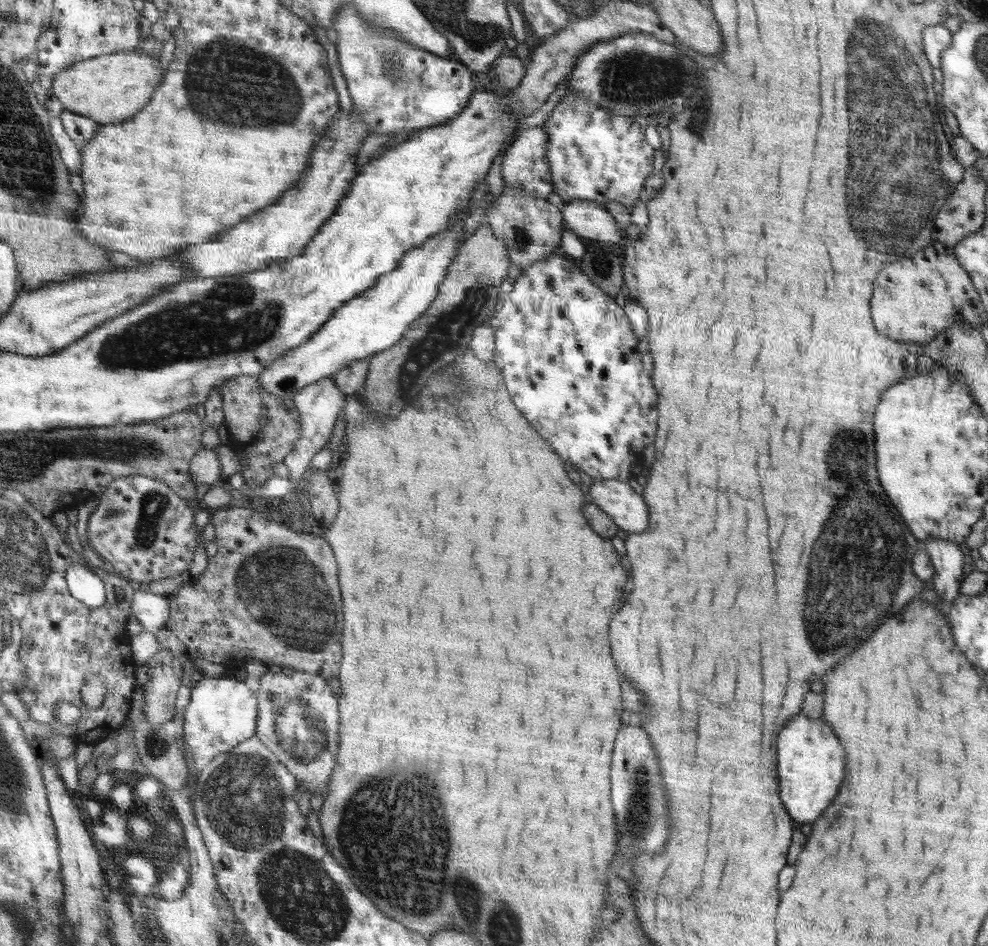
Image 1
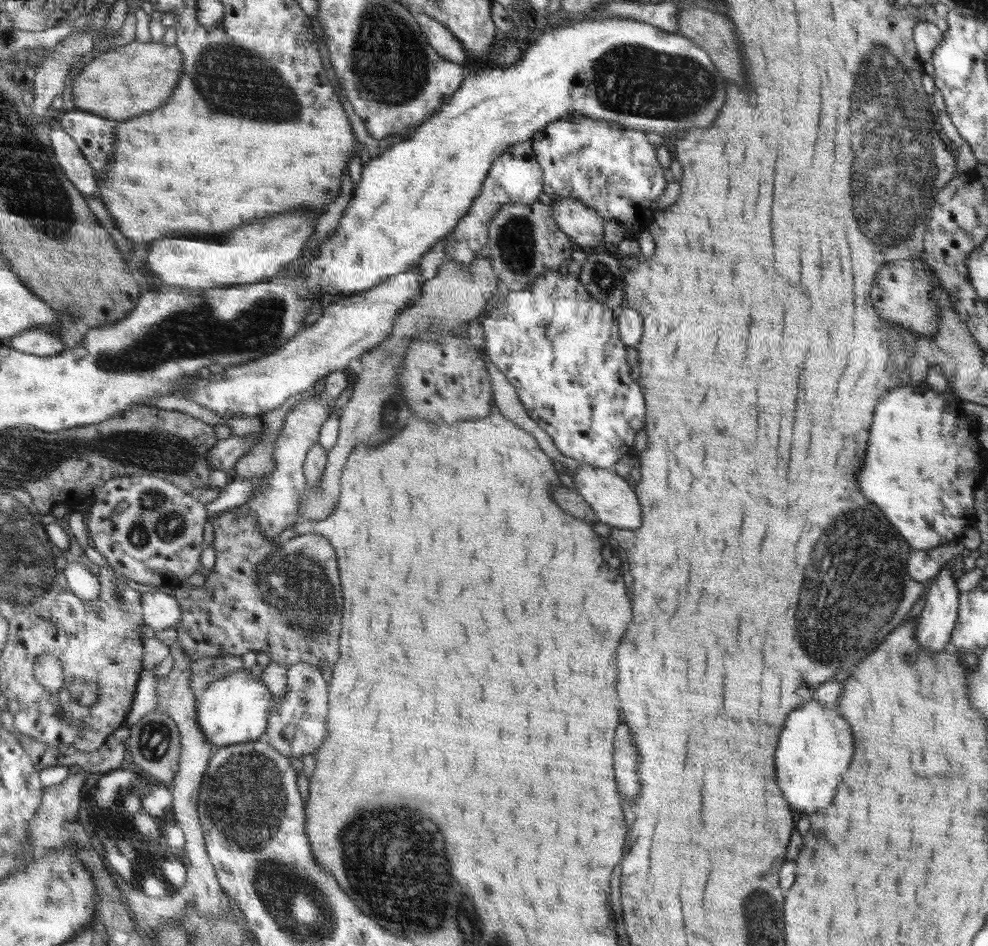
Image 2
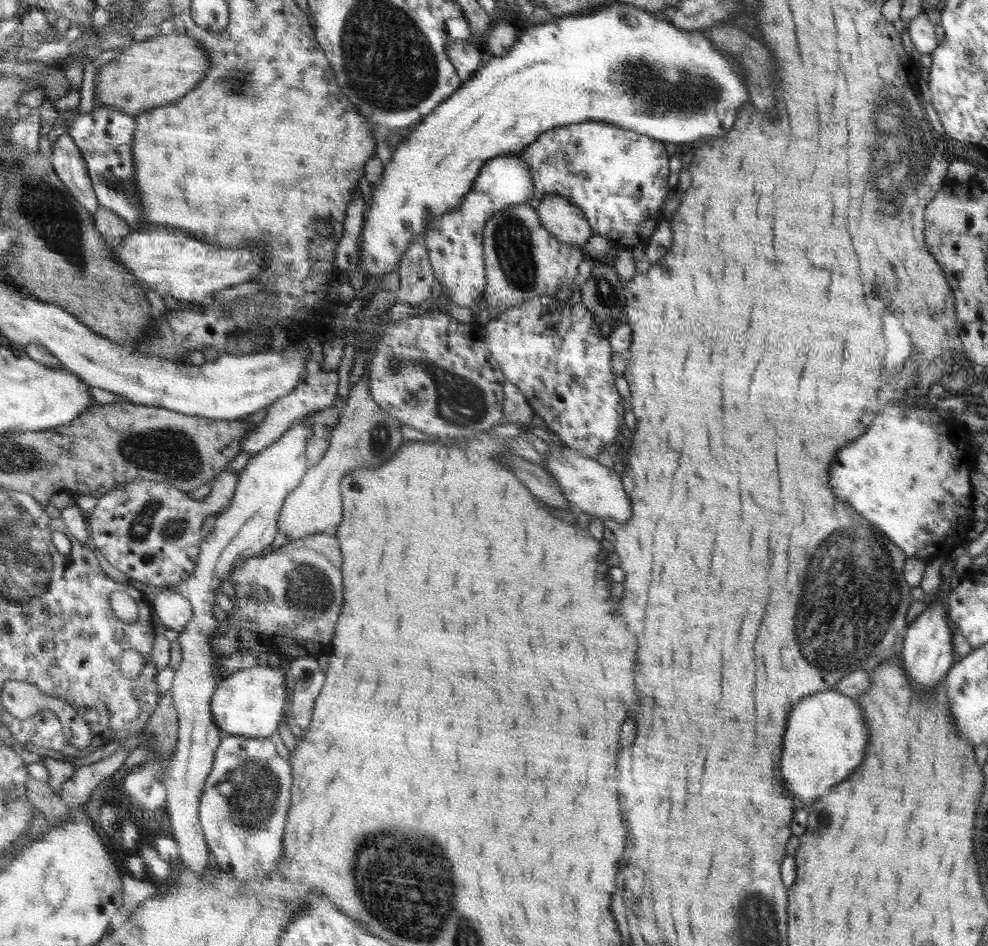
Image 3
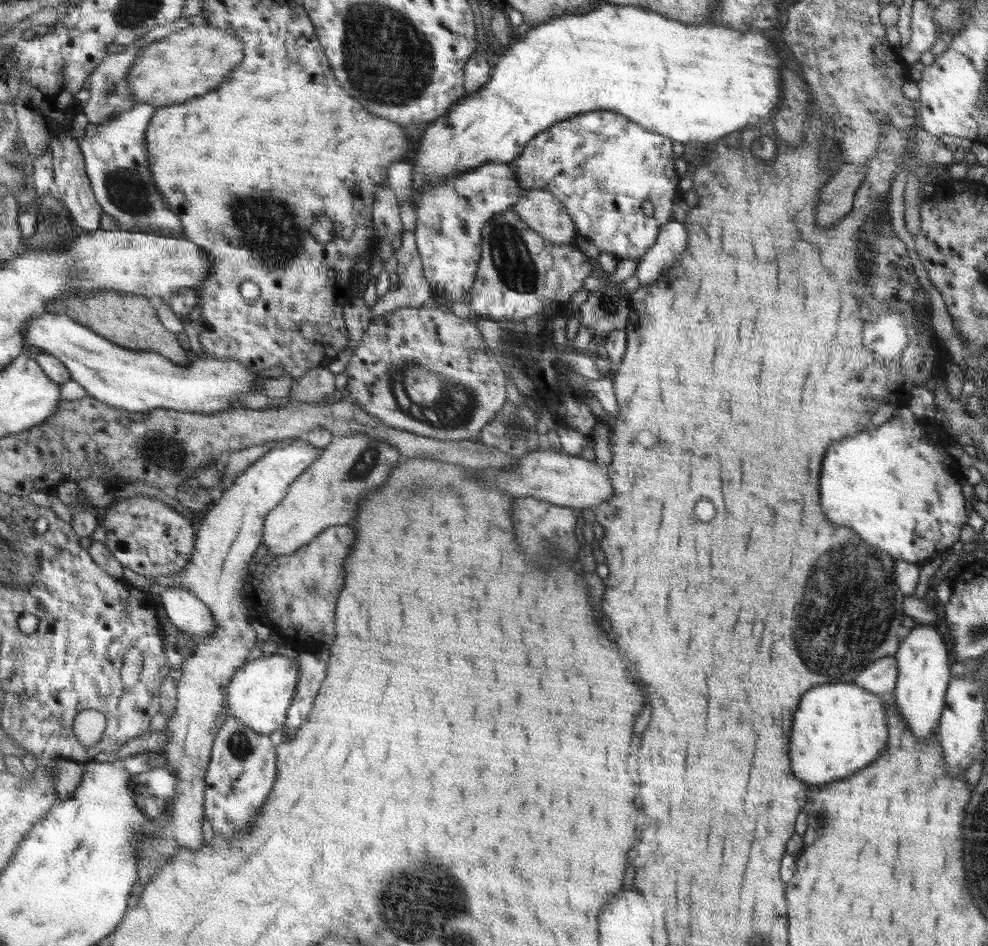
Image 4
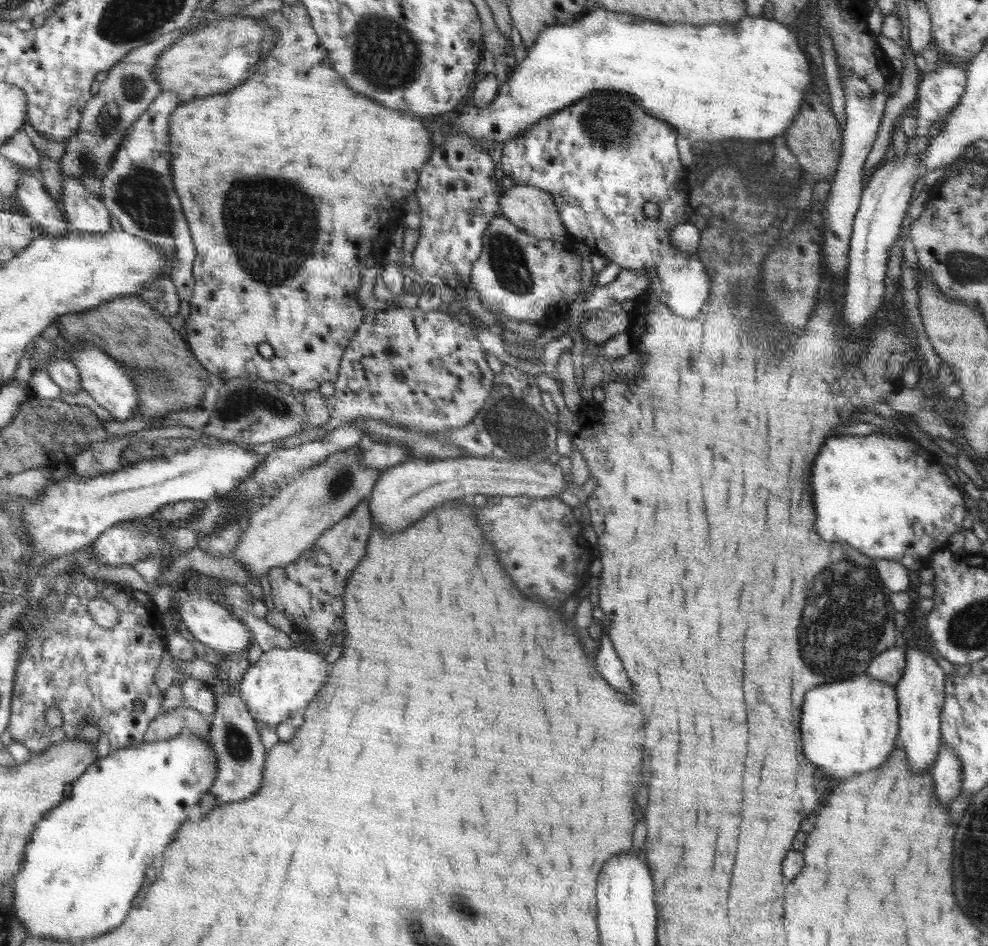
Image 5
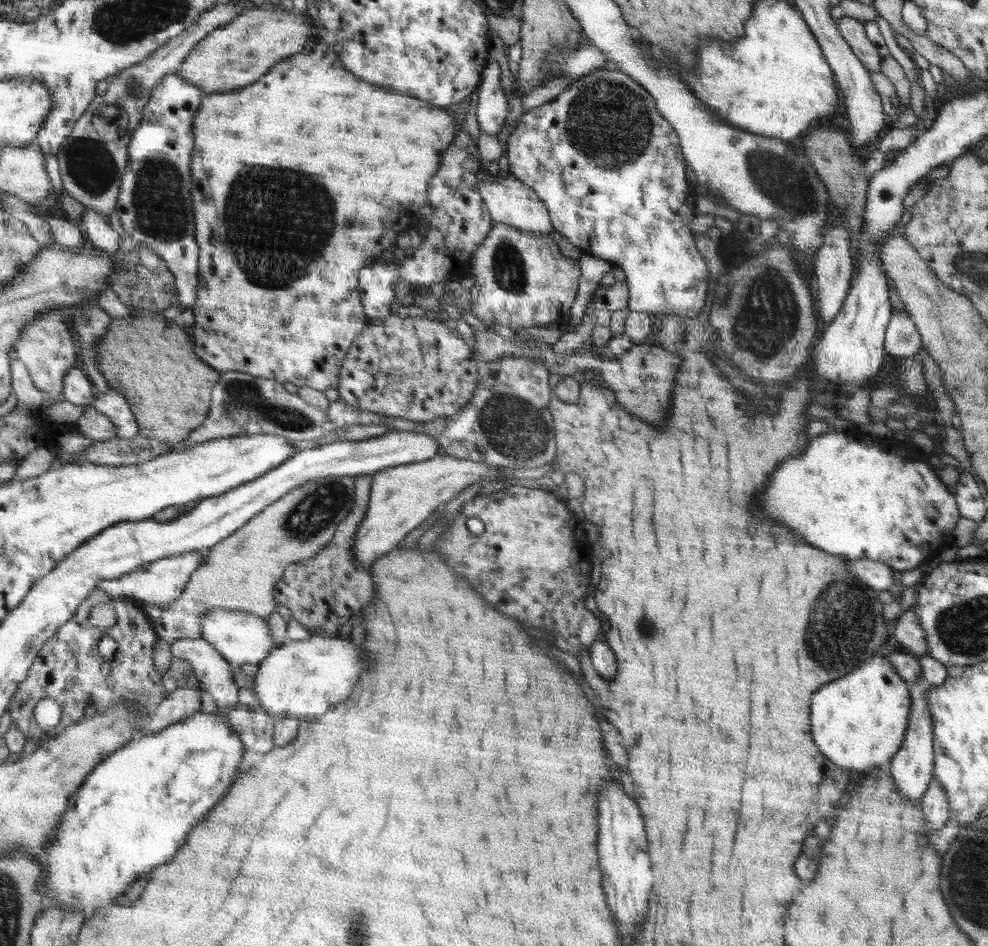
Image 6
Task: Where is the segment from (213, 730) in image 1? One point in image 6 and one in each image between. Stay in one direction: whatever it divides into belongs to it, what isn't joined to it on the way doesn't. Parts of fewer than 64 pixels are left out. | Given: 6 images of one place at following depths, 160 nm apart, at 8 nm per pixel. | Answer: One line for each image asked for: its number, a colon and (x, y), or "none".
2: (235, 709)
3: (250, 703)
4: (259, 695)
5: (282, 681)
6: (304, 679)

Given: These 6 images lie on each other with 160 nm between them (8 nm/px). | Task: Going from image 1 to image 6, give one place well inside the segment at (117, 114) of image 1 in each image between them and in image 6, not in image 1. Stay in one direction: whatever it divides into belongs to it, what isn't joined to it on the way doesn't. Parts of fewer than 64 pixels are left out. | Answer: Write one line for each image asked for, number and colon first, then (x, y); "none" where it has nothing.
2: (127, 82)
3: (157, 72)
4: (191, 62)
5: (221, 55)
6: (233, 56)

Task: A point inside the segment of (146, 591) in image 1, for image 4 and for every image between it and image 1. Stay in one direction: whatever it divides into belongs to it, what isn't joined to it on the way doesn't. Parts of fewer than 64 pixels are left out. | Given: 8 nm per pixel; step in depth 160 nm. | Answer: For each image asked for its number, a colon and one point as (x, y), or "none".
2: (162, 611)
3: (175, 612)
4: (187, 613)

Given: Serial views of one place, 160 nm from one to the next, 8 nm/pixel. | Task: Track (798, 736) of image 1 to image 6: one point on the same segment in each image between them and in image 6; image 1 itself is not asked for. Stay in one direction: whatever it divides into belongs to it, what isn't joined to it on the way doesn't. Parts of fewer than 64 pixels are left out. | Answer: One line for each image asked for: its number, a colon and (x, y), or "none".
2: (816, 748)
3: (827, 736)
4: (840, 728)
5: (850, 726)
6: (860, 720)

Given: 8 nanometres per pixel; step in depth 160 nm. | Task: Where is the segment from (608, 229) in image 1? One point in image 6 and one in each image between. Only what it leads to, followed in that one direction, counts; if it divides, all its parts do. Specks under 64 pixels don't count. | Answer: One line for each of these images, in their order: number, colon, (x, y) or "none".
2: (583, 224)
3: (567, 222)
4: (545, 213)
5: (533, 209)
6: (509, 201)

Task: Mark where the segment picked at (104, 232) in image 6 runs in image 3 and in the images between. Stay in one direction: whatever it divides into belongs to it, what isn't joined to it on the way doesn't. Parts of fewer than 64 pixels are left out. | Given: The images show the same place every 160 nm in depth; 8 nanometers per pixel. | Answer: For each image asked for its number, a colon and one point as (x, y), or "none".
3: (68, 159)
4: (75, 188)
5: (87, 212)

